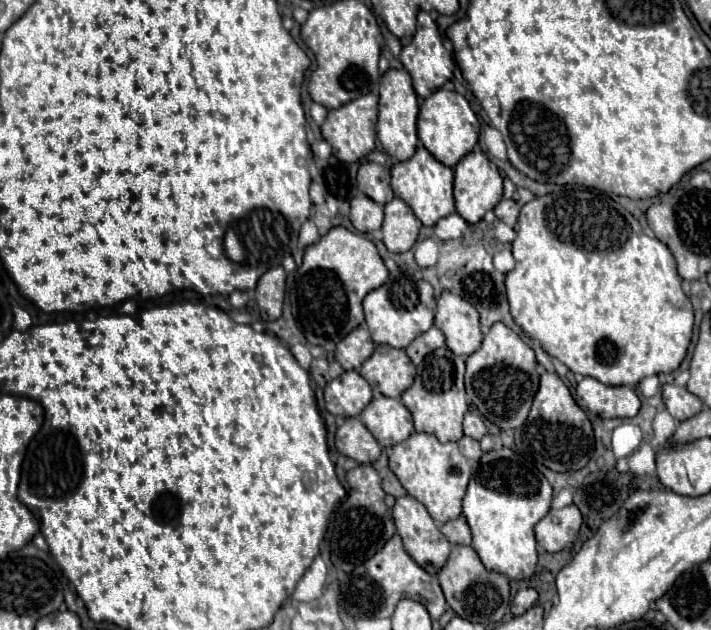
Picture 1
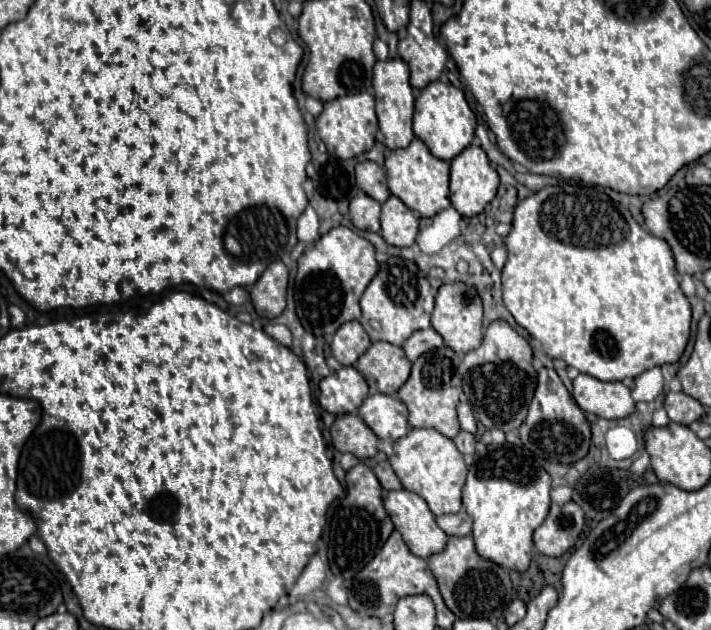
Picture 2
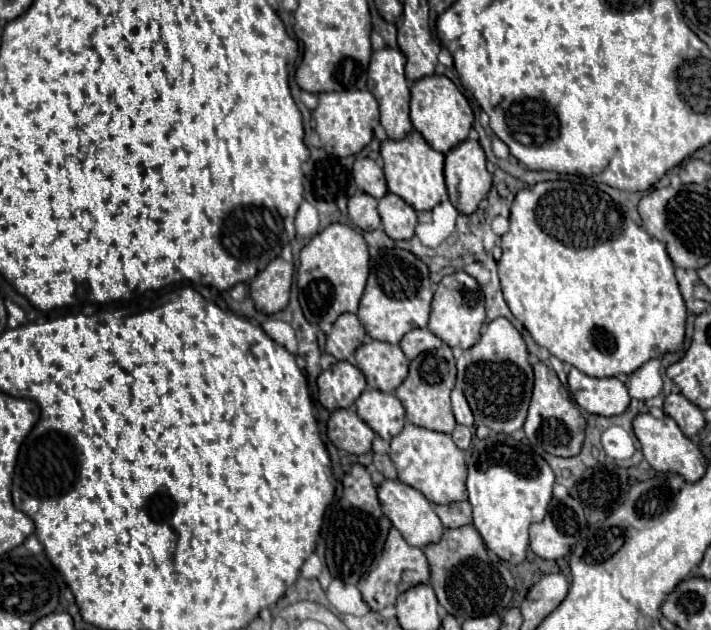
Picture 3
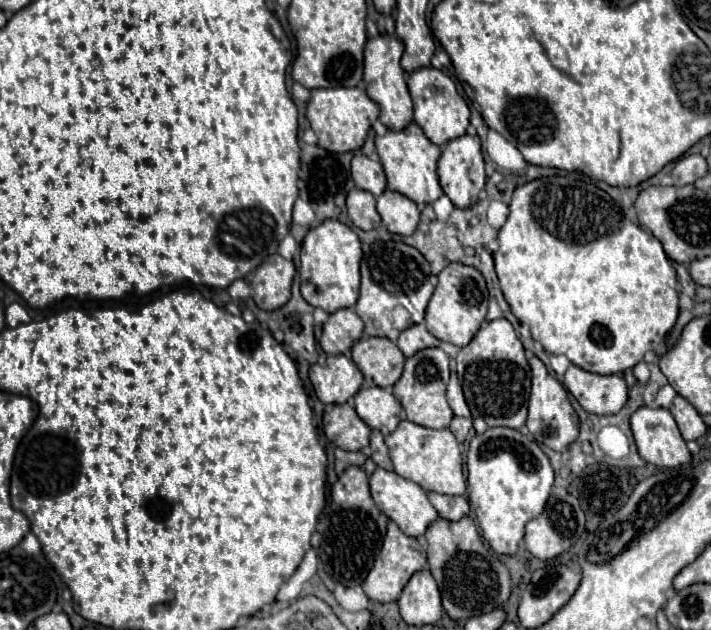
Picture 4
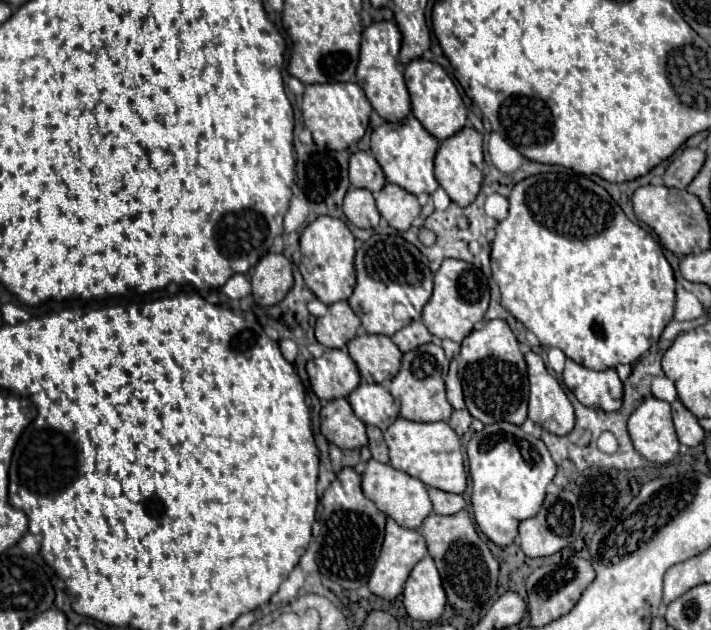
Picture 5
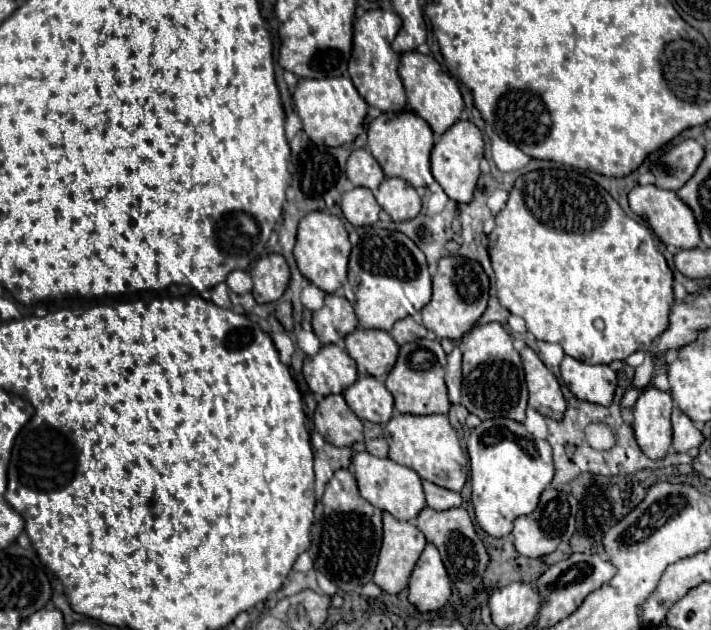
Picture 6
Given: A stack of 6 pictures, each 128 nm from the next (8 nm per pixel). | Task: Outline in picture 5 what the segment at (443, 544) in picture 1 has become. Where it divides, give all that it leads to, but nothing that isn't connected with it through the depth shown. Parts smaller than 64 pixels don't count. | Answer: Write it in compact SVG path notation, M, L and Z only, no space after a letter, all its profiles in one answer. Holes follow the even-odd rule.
M374 458L366 462L366 470L362 472L362 492L368 500L372 500L378 510L388 514L392 520L396 520L404 528L418 528L422 520L432 514L432 502L426 492L426 484L418 478L408 476L402 470L392 468L390 464L382 464Z

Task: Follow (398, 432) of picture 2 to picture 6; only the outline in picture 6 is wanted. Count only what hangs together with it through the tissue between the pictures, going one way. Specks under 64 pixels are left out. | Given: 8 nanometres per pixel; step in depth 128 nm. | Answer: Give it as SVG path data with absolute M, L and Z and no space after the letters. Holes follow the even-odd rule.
M374 376L358 378L344 390L344 400L360 420L386 424L394 412L394 400L382 380Z

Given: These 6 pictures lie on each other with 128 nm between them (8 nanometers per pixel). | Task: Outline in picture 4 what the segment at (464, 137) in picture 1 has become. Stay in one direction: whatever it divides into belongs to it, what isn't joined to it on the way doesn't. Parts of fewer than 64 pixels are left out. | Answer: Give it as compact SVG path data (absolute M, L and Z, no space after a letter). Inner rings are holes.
M418 68L408 74L408 90L414 102L414 122L420 124L424 134L438 146L466 134L470 124L470 110L464 98L458 94L456 84L438 68Z

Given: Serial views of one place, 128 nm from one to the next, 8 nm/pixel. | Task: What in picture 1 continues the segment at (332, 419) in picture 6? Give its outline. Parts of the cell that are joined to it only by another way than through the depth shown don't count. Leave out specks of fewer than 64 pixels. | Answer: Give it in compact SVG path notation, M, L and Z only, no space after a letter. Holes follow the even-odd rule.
M346 418L336 430L336 450L356 462L370 464L380 458L380 444L360 422L360 418Z

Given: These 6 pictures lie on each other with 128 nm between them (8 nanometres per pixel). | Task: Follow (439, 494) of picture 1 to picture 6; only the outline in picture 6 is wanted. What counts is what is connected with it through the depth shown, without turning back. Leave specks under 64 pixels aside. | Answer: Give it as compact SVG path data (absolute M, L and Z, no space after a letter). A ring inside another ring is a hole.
M394 414L390 422L384 426L384 438L390 446L388 458L416 470L420 478L434 482L442 488L460 492L468 478L468 460L460 448L460 440L456 430L450 426L448 416L430 414L430 416L414 416L414 414Z

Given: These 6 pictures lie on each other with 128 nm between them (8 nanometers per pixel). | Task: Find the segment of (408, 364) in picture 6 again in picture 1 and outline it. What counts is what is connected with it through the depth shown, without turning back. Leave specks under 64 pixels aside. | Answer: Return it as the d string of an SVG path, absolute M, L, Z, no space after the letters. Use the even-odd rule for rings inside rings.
M442 346L430 352L418 366L414 384L402 394L402 404L414 418L416 432L434 434L440 442L458 442L462 434L462 418L468 412L464 392L464 356L456 356Z

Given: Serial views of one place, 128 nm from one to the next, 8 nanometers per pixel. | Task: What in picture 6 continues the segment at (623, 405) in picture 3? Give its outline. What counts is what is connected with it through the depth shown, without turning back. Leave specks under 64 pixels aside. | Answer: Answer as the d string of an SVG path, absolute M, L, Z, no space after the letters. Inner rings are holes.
M564 356L560 364L562 380L570 392L594 404L608 406L616 390L616 372L606 364L586 364L572 356Z

